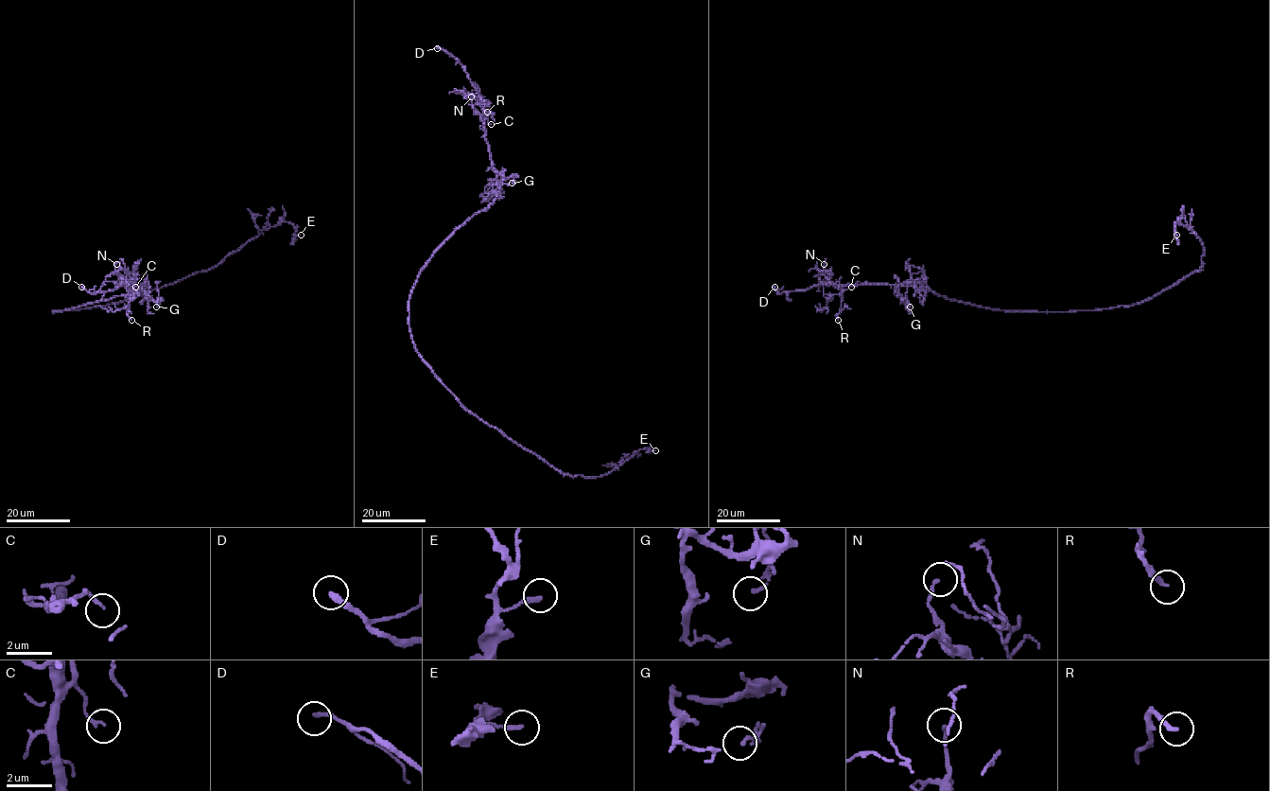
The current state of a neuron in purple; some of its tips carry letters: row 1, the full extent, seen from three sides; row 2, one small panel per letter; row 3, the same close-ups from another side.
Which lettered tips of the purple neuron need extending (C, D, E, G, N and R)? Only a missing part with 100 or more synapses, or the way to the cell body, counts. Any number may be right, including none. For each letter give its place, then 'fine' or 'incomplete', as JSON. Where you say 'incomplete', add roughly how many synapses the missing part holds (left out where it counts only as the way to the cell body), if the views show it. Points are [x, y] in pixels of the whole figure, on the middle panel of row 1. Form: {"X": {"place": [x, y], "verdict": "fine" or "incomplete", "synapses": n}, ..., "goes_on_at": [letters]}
{"C": {"place": [491, 124], "verdict": "fine"}, "D": {"place": [437, 48], "verdict": "incomplete"}, "E": {"place": [655, 450], "verdict": "fine"}, "G": {"place": [512, 183], "verdict": "fine"}, "N": {"place": [471, 96], "verdict": "fine"}, "R": {"place": [487, 112], "verdict": "fine"}, "goes_on_at": ["D"]}

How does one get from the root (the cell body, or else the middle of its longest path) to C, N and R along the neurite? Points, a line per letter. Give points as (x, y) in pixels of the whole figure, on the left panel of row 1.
C: (55, 311), (145, 289), (141, 284), (130, 285), (135, 287)
N: (55, 311), (145, 289), (141, 284), (130, 286), (115, 269), (116, 264)
R: (55, 311), (130, 294), (137, 289), (145, 289), (141, 284), (130, 285), (128, 315), (131, 320)

